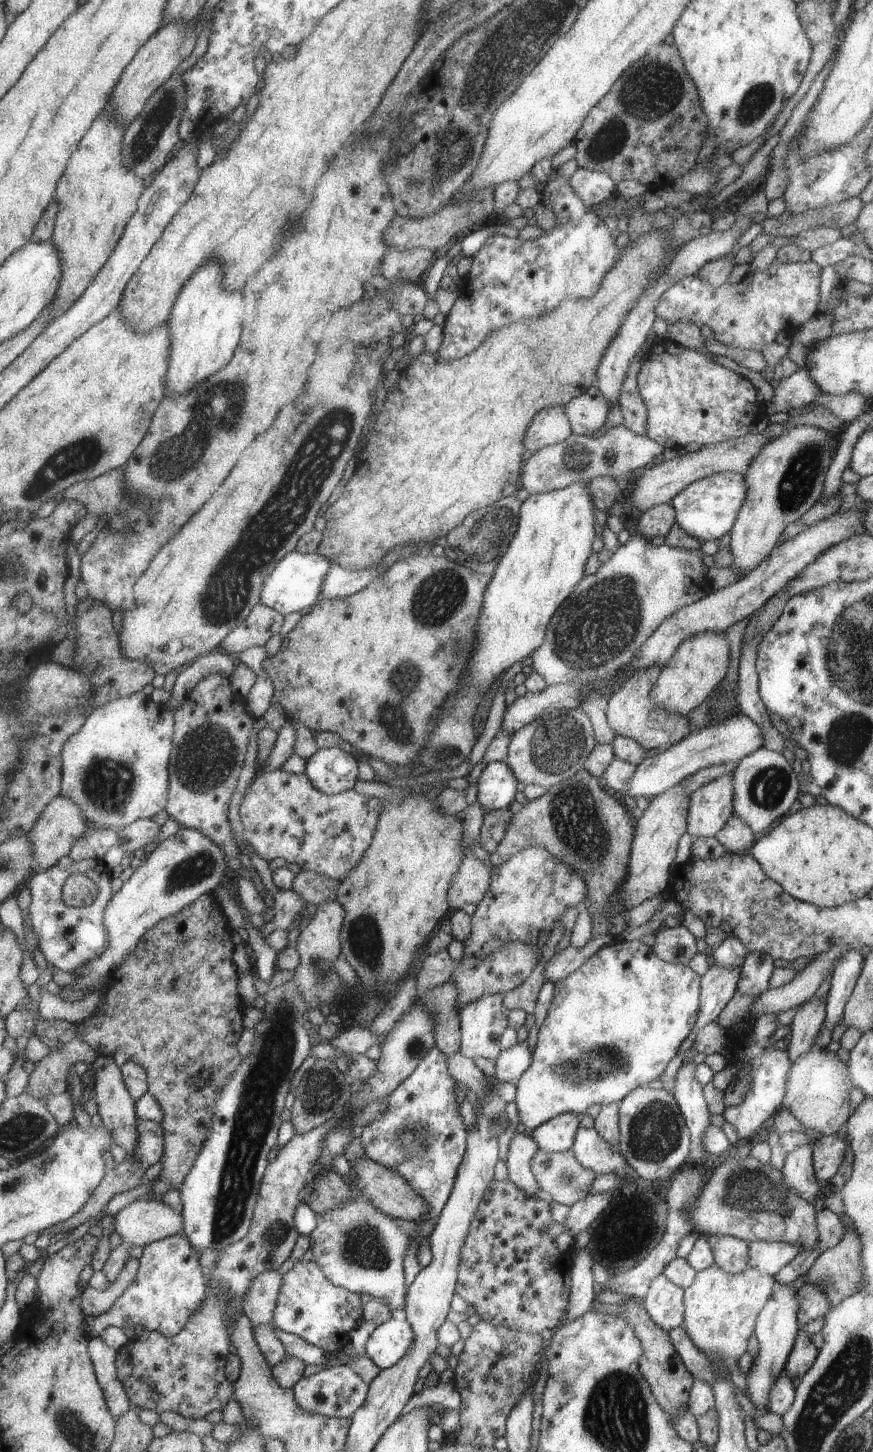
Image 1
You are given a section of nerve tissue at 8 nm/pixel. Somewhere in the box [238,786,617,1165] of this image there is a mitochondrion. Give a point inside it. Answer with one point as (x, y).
(363, 935)

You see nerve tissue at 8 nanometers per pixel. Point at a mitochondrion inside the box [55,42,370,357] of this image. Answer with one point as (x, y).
(144, 143)

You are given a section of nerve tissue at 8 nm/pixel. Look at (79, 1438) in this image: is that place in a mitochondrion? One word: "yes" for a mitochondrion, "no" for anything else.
yes

